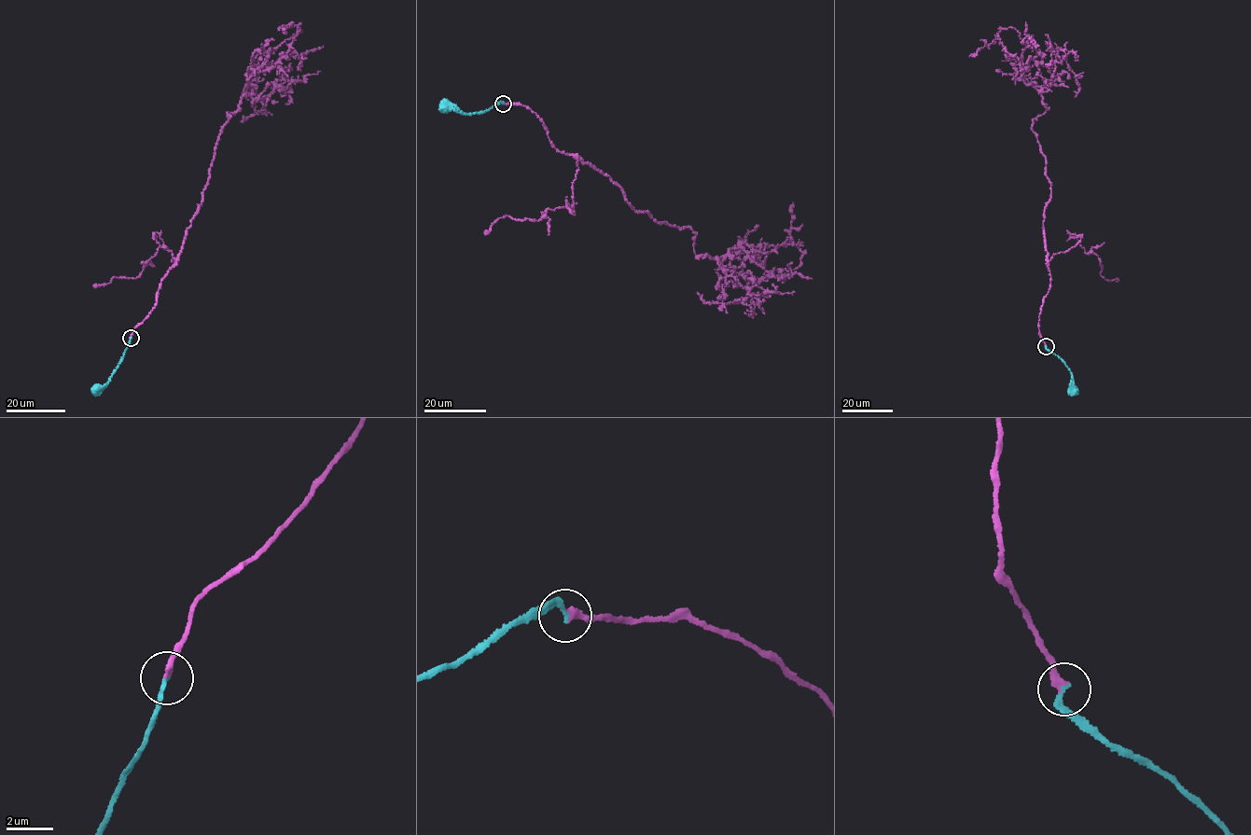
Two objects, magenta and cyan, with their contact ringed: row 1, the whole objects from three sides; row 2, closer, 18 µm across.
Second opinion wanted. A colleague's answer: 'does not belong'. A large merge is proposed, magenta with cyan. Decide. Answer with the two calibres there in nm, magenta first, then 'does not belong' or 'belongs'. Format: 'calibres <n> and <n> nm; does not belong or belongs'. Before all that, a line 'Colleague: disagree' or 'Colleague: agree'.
Colleague: disagree
calibres 280 and 200 nm; belongs

